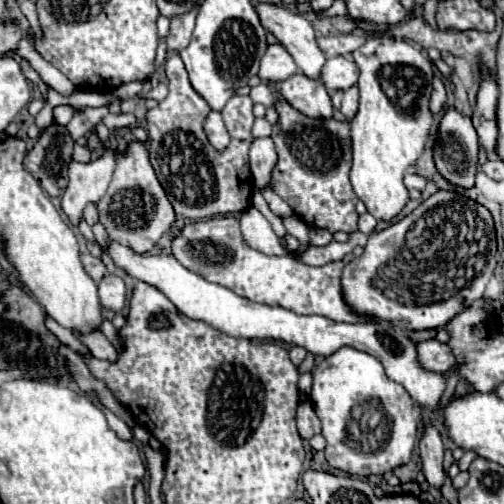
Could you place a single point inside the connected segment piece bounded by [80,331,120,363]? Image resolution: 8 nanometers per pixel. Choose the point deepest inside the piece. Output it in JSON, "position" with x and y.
{"position":[98,344]}

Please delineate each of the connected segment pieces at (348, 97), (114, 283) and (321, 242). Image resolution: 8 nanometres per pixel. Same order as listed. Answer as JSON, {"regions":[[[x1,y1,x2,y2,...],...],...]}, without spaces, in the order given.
{"regions":[[[358,85,344,89,344,91,332,91,332,105,342,111,346,119,352,119,358,111,358,99,360,99,360,89]],[[106,275,98,283,98,295,100,295,100,303,104,305,104,309,110,309,114,313,120,313,126,305,126,285,116,275]],[[310,227,311,245,324,246,332,241,332,235,325,229]]]}

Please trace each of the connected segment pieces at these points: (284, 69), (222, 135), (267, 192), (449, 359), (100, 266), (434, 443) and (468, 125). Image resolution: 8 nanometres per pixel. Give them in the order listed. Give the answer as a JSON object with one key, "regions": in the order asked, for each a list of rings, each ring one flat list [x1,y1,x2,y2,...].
{"regions":[[[274,43,274,45,268,45,262,61,260,61,260,77,262,81,284,81,288,77,292,77,294,73,298,71,292,55,280,45,280,43]],[[218,111,208,113,208,117,204,119,204,133,208,137,208,143,216,149,216,151,224,151,230,143,230,137,226,133,226,127,222,123,222,115]],[[264,187,264,189,262,189,262,195,264,195,264,199,268,201,268,205,270,205,270,209,272,209,274,215,278,215,278,217,282,217,282,219,294,215,294,211,292,211,270,187]],[[436,339,418,343,416,345,416,357,418,357,418,363,426,371,432,371,432,373,444,373,456,363,456,359,454,359,452,351,448,349,448,345,440,343]],[[86,253,86,255,82,255,82,263,84,263,84,269,90,273,90,277,94,281,100,281,106,275,106,265,102,263,102,259,92,257,90,253]],[[426,425,420,437,420,457,422,457,422,471,426,475,426,481,440,489,444,483,444,469,442,469,442,457,444,457,444,445,438,429,434,425]],[[448,109,446,115,440,121,438,133,436,133,436,145,434,145,434,161,438,171,454,185,460,187,472,187,474,185,474,173,478,163,478,135,472,127,472,121,464,117,456,109]]]}

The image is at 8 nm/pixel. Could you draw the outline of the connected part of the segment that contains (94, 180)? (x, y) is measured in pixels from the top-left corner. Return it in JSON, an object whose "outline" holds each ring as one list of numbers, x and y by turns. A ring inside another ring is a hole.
{"outline":[[104,149,98,161,90,161,90,163,70,161,68,165,70,185,62,195,62,211,68,215,72,225,78,227,84,207,88,203,98,203,106,193,116,167,116,155,118,151]]}

